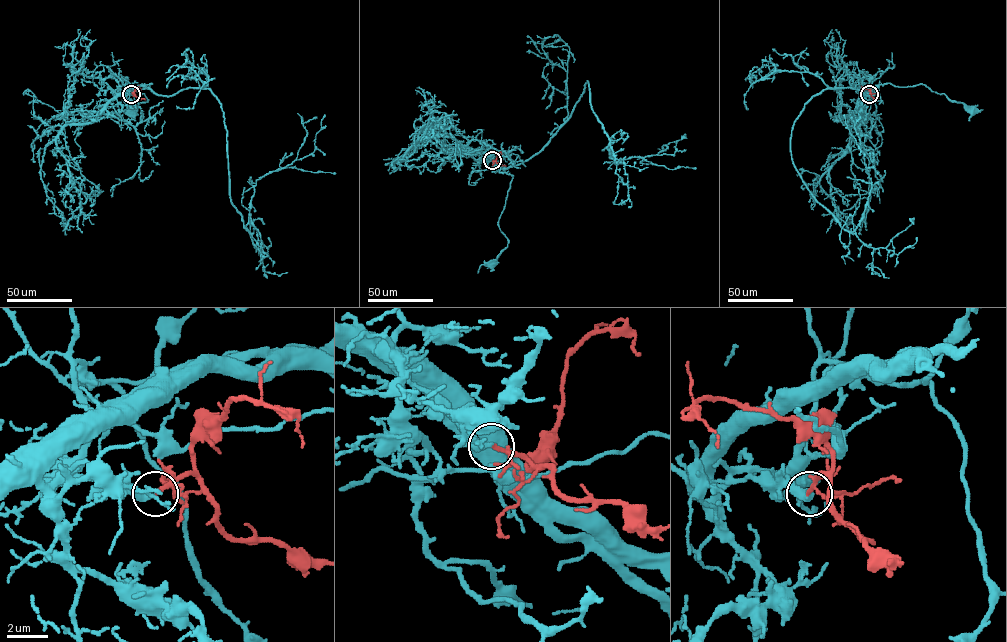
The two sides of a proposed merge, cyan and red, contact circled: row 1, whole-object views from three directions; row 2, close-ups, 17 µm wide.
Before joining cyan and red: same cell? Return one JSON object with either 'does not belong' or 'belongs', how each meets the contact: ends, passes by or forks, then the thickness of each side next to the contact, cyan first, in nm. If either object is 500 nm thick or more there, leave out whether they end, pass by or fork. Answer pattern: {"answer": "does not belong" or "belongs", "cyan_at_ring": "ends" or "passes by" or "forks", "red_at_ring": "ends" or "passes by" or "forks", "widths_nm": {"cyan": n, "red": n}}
{"answer": "belongs", "cyan_at_ring": "ends", "red_at_ring": "passes by", "widths_nm": {"cyan": 360, "red": 140}}

